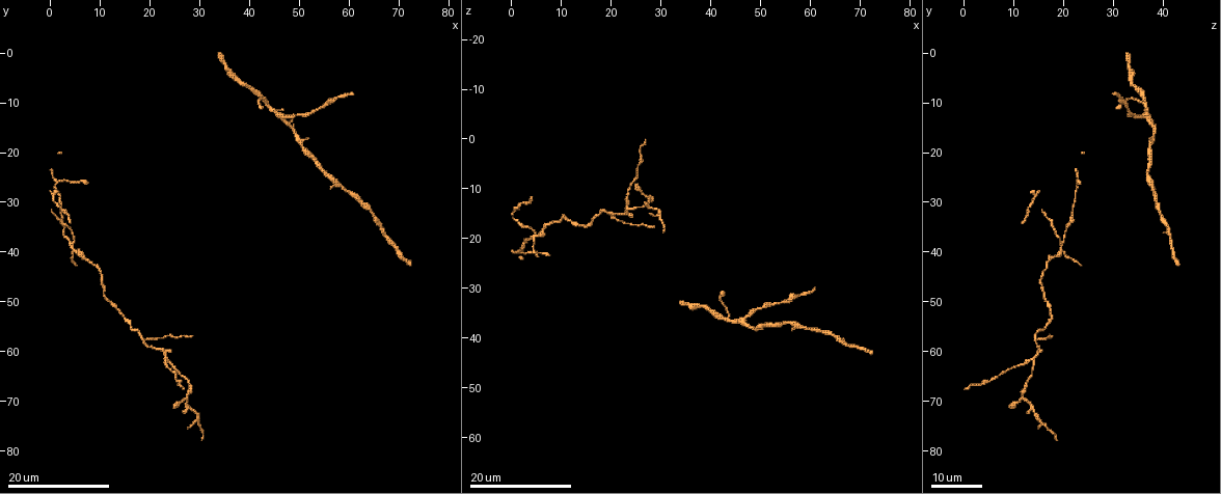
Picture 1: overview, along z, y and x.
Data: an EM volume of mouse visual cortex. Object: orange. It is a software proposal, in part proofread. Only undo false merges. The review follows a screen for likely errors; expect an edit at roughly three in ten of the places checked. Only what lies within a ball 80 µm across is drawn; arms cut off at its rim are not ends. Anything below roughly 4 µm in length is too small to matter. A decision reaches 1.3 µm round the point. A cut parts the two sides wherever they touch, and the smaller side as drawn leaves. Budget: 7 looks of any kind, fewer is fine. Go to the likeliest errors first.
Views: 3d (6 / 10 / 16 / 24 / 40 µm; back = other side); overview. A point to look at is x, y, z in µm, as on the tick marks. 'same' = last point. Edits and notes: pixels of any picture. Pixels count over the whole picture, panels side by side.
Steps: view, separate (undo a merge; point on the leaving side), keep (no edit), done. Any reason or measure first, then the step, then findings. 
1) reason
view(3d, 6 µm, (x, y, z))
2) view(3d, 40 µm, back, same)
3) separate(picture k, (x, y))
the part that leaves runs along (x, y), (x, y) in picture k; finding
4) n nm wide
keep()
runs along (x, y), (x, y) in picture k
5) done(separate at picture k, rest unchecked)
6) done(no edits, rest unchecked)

side arm on a straight run
view(3d, 16 µm, (4.5, 39.5, 19.5))

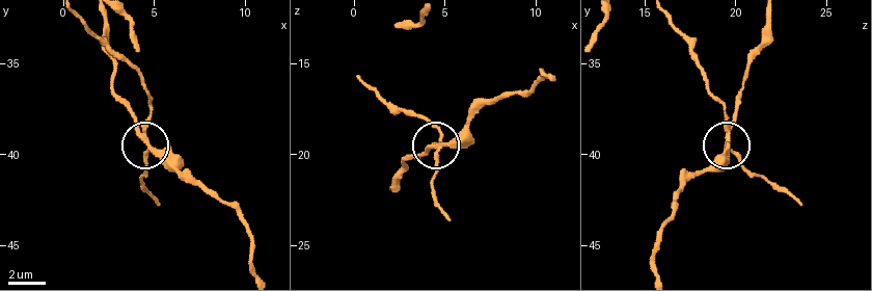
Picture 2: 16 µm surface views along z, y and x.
zoom in
view(3d, 6 µm, (4.6, 40.0, 19.8))

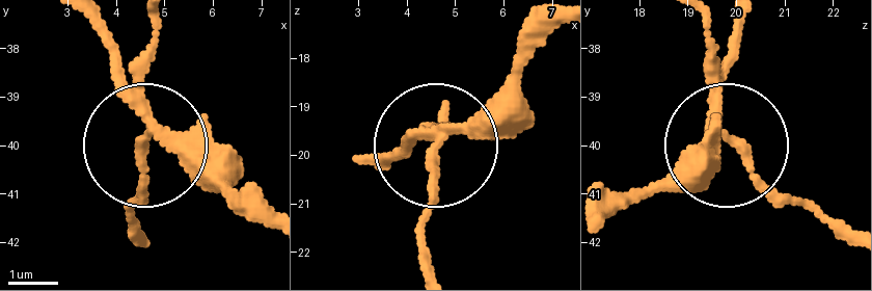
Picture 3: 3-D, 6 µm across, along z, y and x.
view(3d, 6 µm, back, (4.60, 39.90, 19.85))

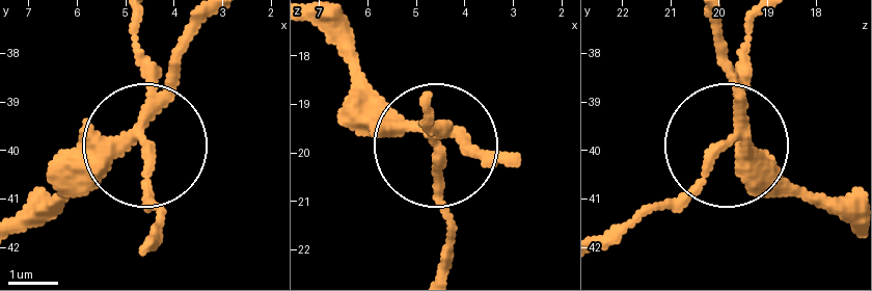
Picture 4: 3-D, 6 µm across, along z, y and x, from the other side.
separate(picture 4, (141, 181))
the part that leaves runs along (144, 105), (132, 23) in picture 4; a second neuron is stuck on

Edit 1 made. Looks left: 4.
view(overview)

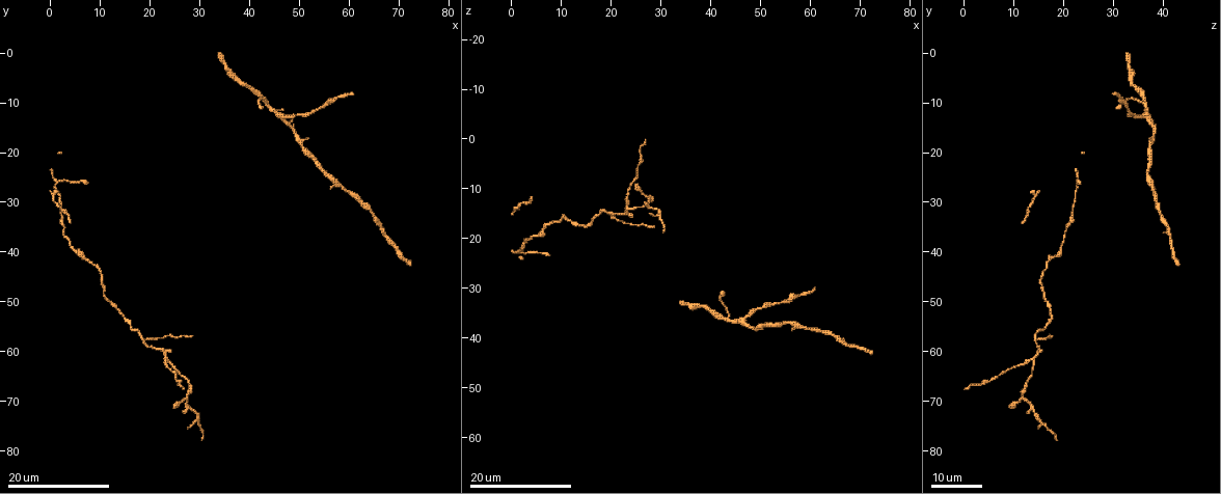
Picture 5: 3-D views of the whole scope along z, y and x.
branch point
view(3d, 16 µm, (19.0, 57.5, 14.5))

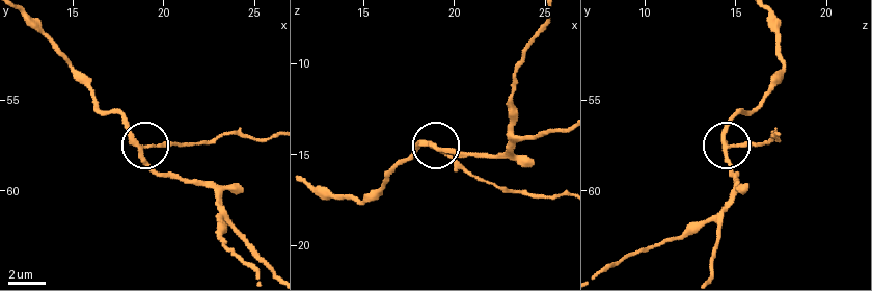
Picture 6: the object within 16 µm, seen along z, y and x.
view(3d, 6 µm, (18.9, 57.9, 14.4))

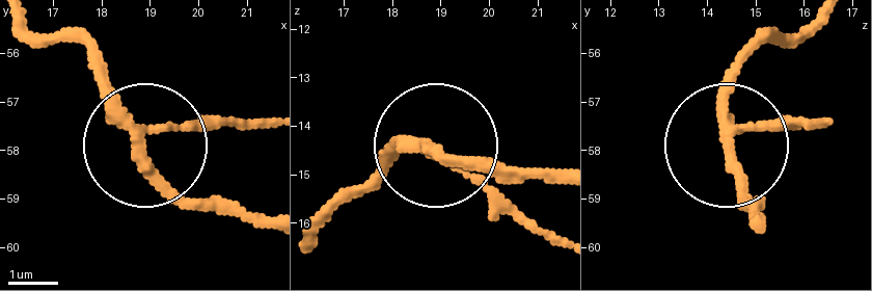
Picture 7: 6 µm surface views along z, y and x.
3 arms
separate(picture 7, (193, 128))
the part that leaves runs along (139, 131), (271, 127) in picture 7; a second neuron is stuck on

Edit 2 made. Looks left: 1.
done(separate at picture 4, separate at picture 7, rest unchecked)

